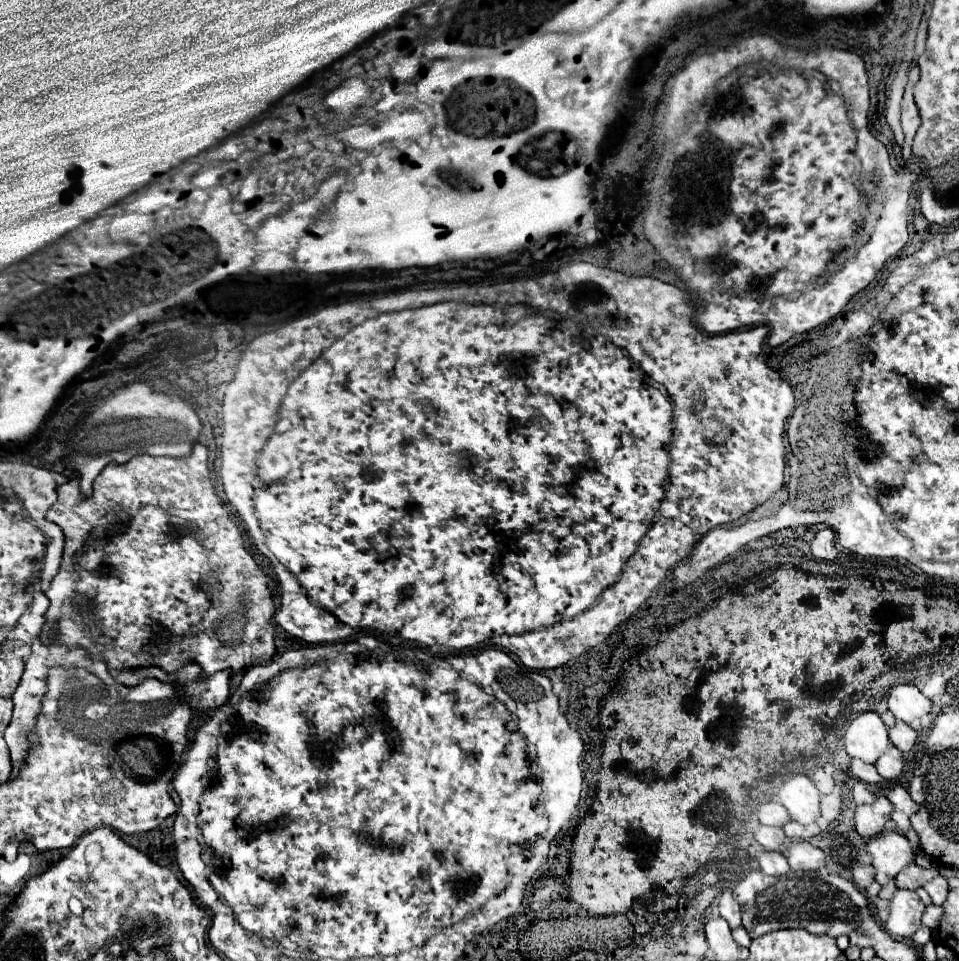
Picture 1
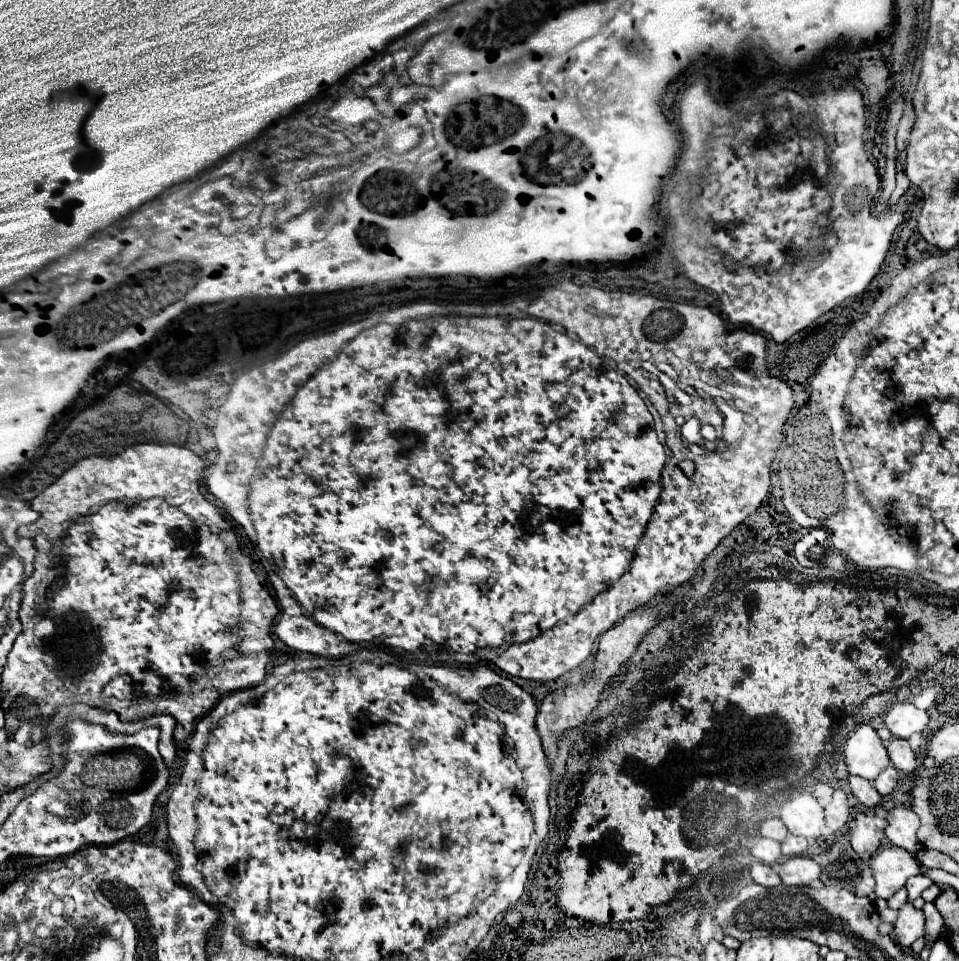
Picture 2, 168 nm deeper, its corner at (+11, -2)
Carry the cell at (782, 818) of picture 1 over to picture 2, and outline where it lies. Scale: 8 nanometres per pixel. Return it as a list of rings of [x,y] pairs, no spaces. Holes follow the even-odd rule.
[[[775,819],[775,821],[763,821],[761,825],[759,825],[759,831],[761,831],[761,835],[765,835],[765,837],[771,837],[771,839],[775,839],[775,841],[783,841],[785,839],[785,835],[787,835],[787,827],[779,821],[779,819]]]

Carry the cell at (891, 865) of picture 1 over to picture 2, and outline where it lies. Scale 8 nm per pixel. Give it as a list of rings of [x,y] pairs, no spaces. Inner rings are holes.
[[[879,847],[877,853],[869,859],[875,877],[875,895],[889,899],[897,889],[905,885],[911,875],[919,875],[919,861],[901,847]]]

